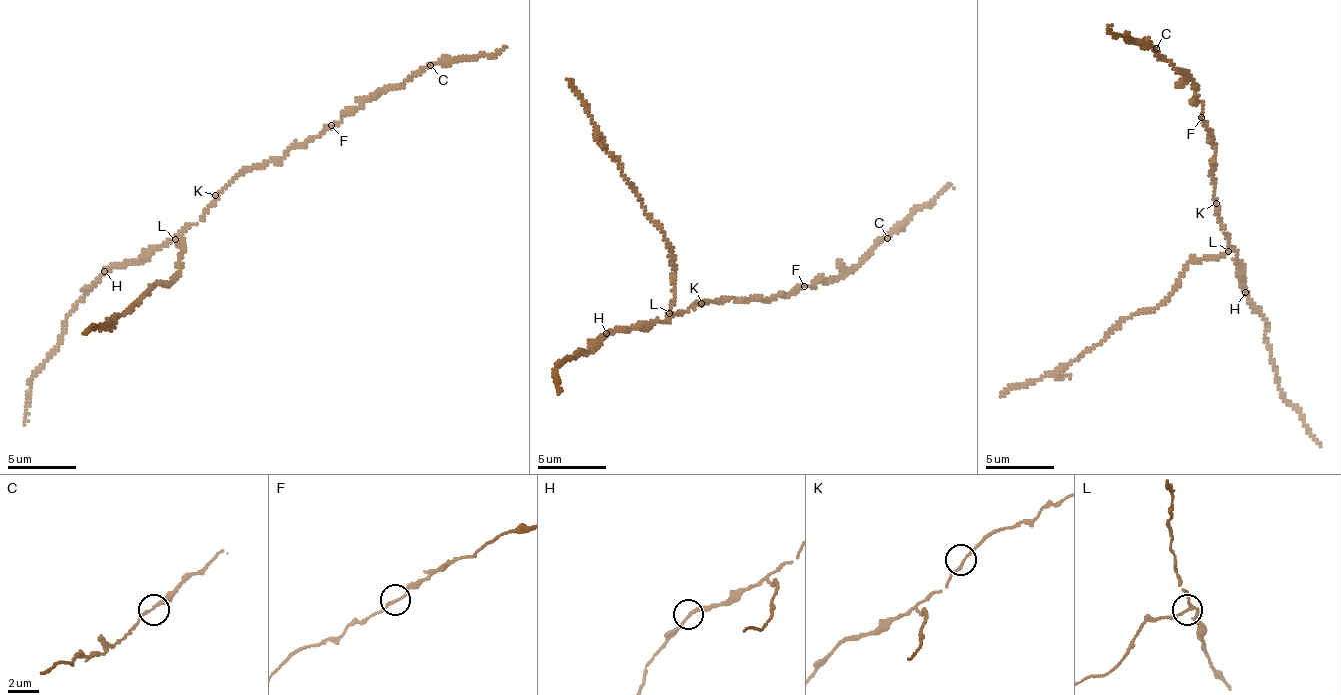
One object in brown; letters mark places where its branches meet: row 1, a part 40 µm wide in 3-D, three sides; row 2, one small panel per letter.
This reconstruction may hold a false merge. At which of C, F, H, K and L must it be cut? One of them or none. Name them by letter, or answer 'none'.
L

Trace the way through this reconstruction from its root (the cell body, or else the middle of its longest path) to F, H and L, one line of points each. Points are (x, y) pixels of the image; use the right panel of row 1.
F: (1216, 203), (1215, 183), (1210, 174), (1216, 148), (1210, 139), (1212, 134), (1201, 117)
H: (1216, 203), (1215, 214), (1237, 255), (1237, 269), (1243, 277), (1245, 292)
L: (1216, 203), (1215, 214), (1221, 229), (1227, 234), (1228, 250)

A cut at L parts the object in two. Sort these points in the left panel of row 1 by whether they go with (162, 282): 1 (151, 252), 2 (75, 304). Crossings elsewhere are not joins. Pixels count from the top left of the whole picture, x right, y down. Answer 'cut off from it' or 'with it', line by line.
1: cut off from it
2: cut off from it

